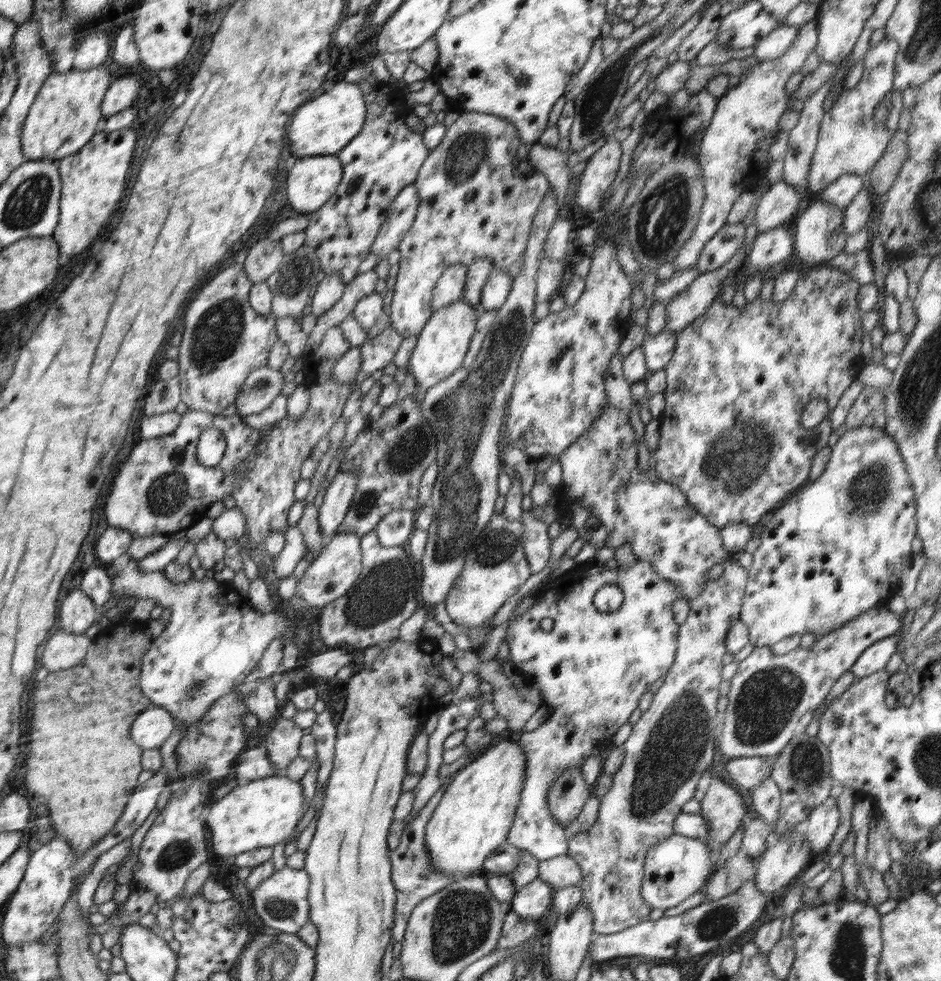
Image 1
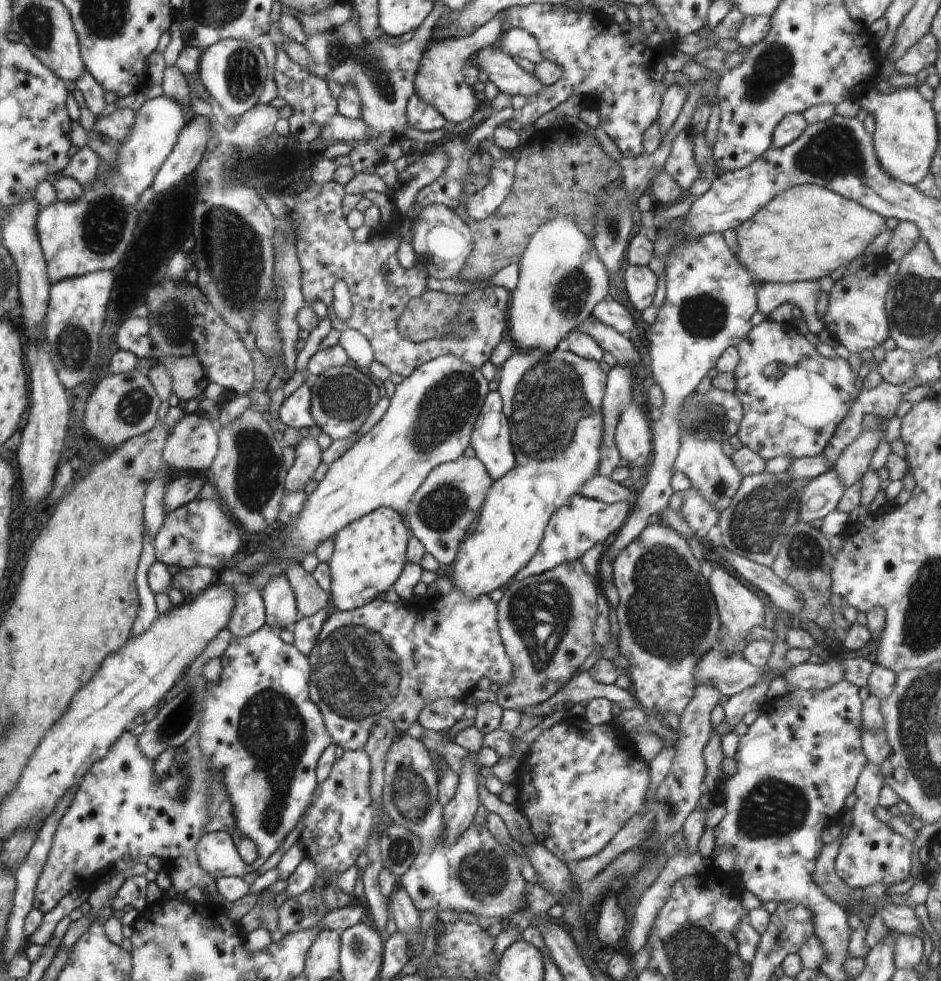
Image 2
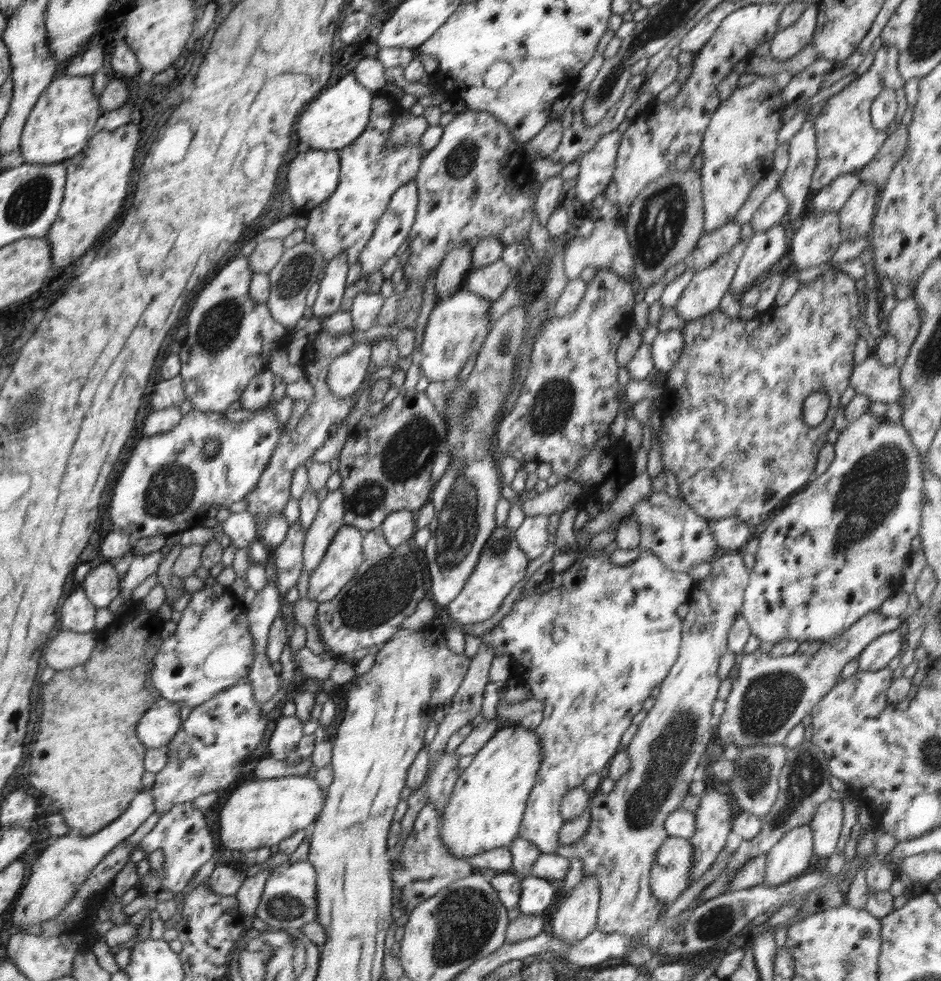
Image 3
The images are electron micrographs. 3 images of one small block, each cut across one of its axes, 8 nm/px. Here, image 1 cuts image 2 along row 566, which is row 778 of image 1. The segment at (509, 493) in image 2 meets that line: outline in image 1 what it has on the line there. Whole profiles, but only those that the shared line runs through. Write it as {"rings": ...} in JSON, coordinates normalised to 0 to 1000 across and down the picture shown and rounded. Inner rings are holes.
{"rings":[[[533,754],[496,777],[480,793],[453,841],[452,864],[464,889],[493,894],[512,889],[514,878],[539,856],[553,818],[558,777],[552,755]]]}

